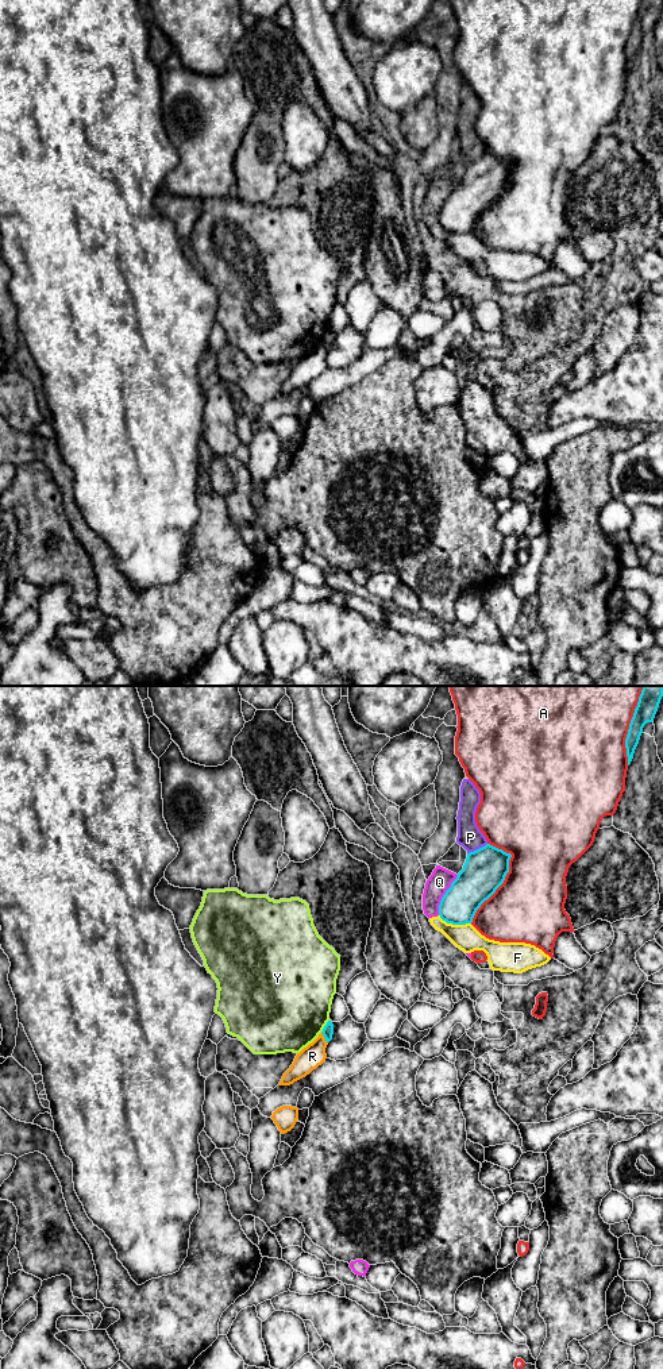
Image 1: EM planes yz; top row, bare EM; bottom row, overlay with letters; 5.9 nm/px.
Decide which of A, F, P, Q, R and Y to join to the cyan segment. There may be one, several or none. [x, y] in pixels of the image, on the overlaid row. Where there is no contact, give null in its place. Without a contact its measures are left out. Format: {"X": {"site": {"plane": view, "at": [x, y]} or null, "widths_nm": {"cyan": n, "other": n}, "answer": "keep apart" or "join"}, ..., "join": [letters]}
{"A": {"site": {"plane": "yz", "at": [504, 878]}, "widths_nm": {"cyan": 260, "other": 420}, "answer": "keep apart"}, "F": {"site": {"plane": "yz", "at": [454, 924]}, "widths_nm": {"cyan": 220, "other": 160}, "answer": "keep apart"}, "P": {"site": {"plane": "yz", "at": [477, 849]}, "widths_nm": {"cyan": 260, "other": 150}, "answer": "keep apart"}, "Q": {"site": {"plane": "yz", "at": [443, 895]}, "widths_nm": {"cyan": 240, "other": 140}, "answer": "keep apart"}, "R": {"site": {"plane": "yz", "at": [324, 1037]}, "widths_nm": {"cyan": 70, "other": 140}, "answer": "keep apart"}, "Y": {"site": {"plane": "yz", "at": [324, 1026]}, "widths_nm": {"cyan": 70, "other": 500}, "answer": "keep apart"}, "join": []}

